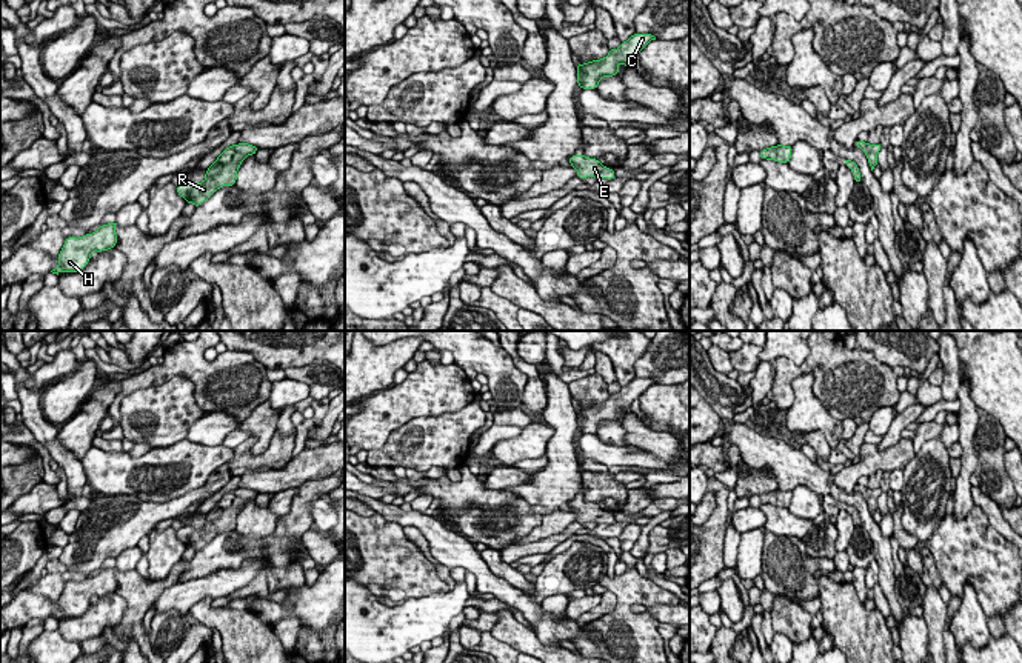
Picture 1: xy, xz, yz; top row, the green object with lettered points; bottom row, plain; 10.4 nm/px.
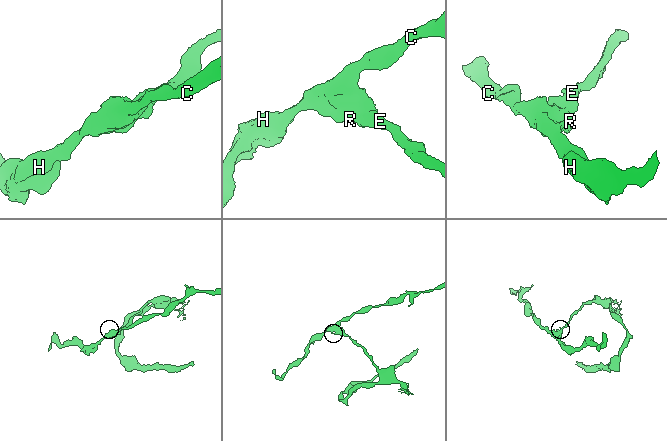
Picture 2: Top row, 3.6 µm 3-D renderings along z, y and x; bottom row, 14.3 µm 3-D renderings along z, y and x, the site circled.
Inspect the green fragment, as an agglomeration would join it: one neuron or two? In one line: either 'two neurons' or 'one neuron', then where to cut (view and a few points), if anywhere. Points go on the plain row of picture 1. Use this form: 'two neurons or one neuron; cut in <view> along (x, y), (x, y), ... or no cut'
one neuron; no cut

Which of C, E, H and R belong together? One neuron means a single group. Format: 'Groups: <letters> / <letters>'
Groups: C E H R

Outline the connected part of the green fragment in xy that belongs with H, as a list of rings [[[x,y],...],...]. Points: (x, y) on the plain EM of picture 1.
[[[117,568],[102,569],[95,577],[85,578],[80,583],[66,581],[65,589],[60,598],[57,600],[58,611],[51,617],[57,620],[60,615],[78,617],[91,605],[92,595],[103,597],[115,592],[117,589],[115,569]]]

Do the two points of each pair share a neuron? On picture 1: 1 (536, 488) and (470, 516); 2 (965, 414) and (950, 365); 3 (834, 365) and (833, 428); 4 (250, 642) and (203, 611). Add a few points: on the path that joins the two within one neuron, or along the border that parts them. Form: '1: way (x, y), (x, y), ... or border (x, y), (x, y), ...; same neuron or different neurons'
1: border (505, 488), (522, 497), (530, 506); different neurons
2: border (961, 362), (961, 386), (956, 397); different neurons
3: border (813, 388), (825, 409), (841, 422); different neurons
4: way (239, 631), (230, 622), (214, 617); same neuron

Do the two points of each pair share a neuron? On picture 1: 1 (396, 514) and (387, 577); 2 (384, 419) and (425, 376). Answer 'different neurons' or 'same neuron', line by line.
1: different neurons
2: same neuron

